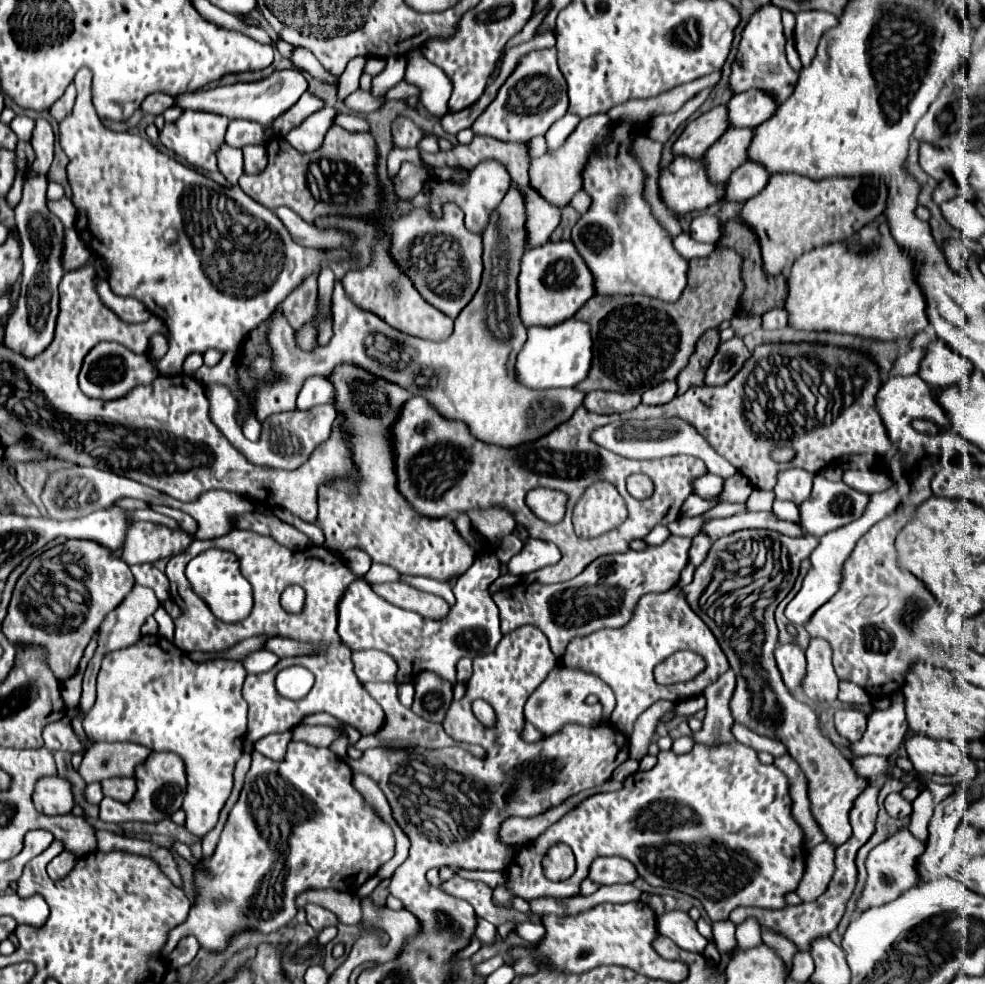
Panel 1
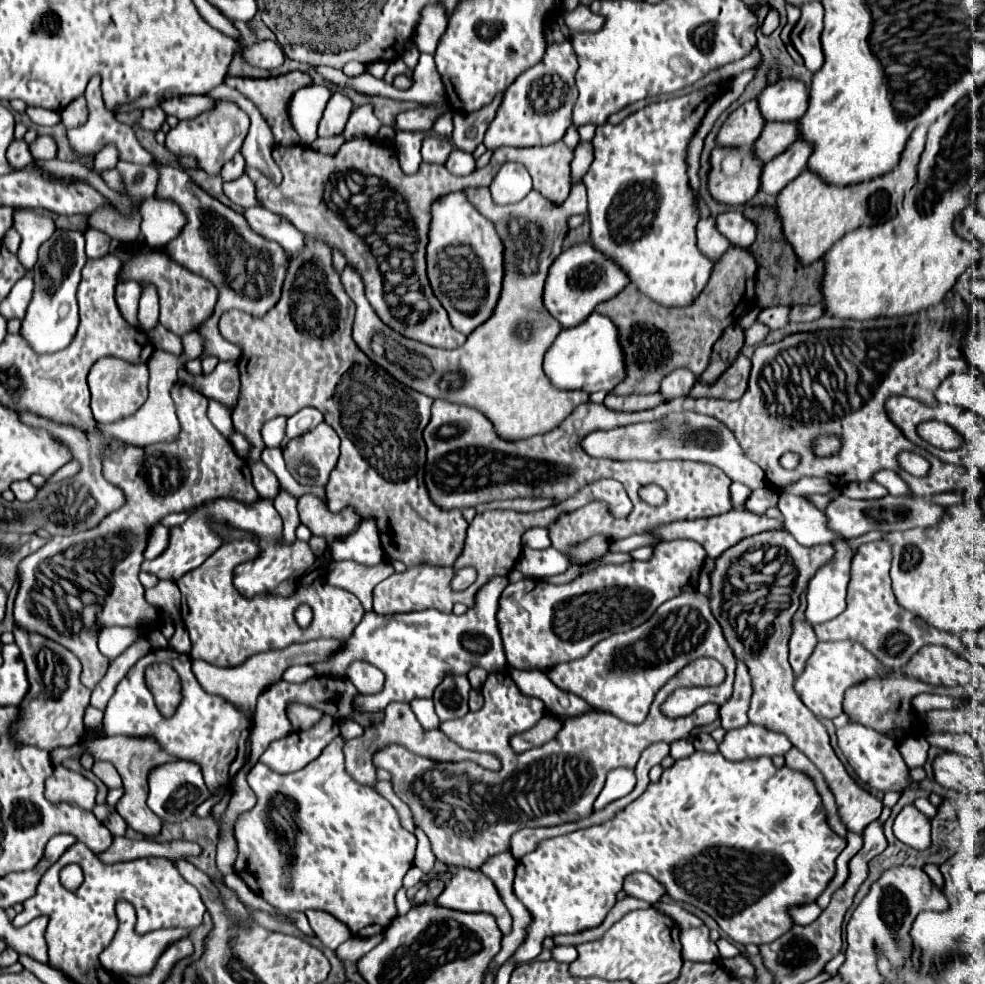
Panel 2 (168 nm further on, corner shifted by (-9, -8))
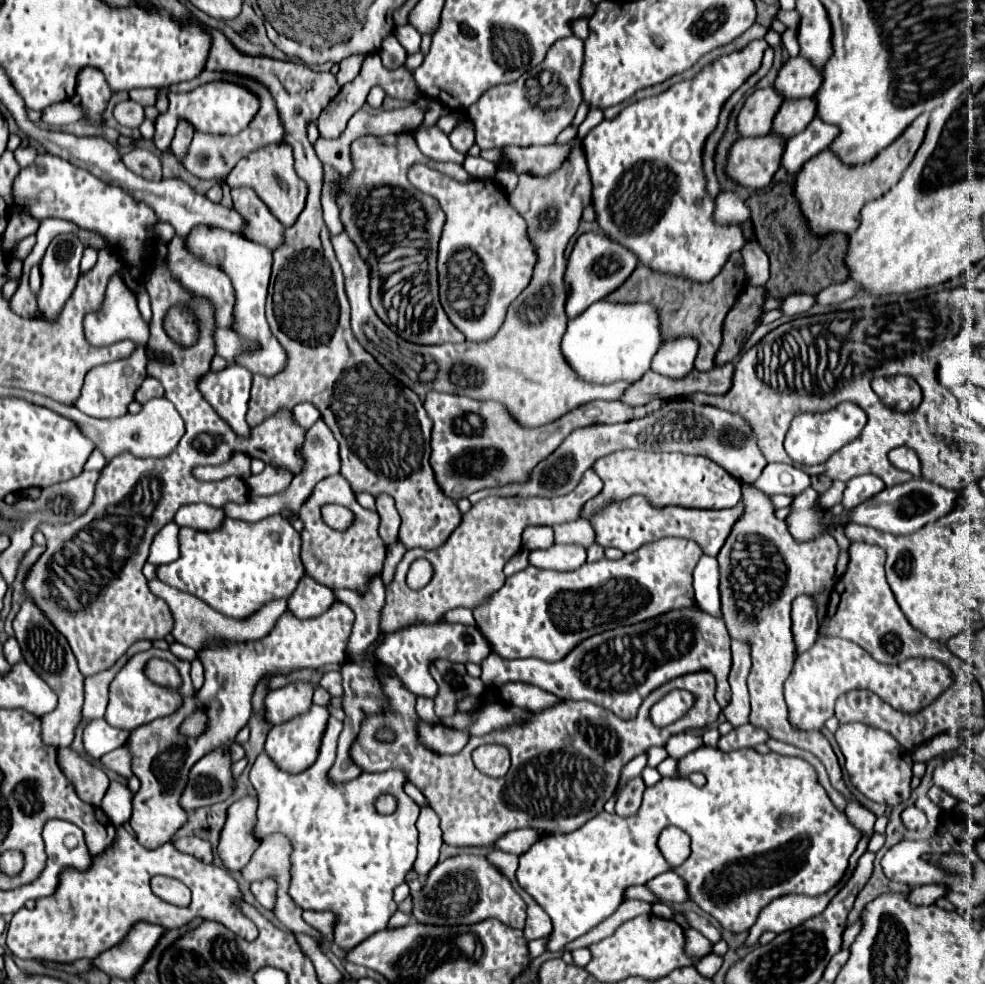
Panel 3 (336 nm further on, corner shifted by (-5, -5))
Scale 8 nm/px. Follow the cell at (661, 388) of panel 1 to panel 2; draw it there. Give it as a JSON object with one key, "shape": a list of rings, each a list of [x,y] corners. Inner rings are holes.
{"shape":[[[680,368],[664,378],[664,382],[660,386],[660,394],[662,394],[664,402],[670,402],[672,398],[686,398],[694,384],[696,384],[696,376],[690,370]]]}

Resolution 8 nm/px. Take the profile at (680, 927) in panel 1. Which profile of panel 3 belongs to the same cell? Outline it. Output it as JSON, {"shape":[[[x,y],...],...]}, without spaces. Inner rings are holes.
{"shape":[[[688,929],[684,931],[684,935],[686,935],[686,951],[694,959],[702,959],[712,951],[712,943],[704,939],[704,935],[700,935],[696,929]]]}

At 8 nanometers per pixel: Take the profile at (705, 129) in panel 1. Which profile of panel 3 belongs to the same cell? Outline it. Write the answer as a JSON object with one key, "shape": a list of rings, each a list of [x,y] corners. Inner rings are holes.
{"shape":[[[772,87],[756,89],[744,103],[740,111],[738,131],[742,137],[766,135],[772,129],[772,119],[782,105],[782,97]]]}

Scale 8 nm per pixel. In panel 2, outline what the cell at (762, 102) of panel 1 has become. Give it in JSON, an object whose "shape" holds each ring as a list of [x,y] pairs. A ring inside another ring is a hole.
{"shape":[[[784,78],[760,92],[758,108],[766,122],[796,122],[808,108],[808,88],[798,80]]]}

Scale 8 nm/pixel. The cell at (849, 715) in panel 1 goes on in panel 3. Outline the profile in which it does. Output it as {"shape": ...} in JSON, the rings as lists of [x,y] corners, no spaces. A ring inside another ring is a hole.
{"shape":[[[846,723],[840,725],[834,733],[836,741],[846,757],[846,771],[850,775],[850,783],[866,795],[874,803],[882,803],[894,807],[910,797],[910,779],[912,779],[912,757],[904,747],[892,739],[886,731],[880,731],[866,723]]]}

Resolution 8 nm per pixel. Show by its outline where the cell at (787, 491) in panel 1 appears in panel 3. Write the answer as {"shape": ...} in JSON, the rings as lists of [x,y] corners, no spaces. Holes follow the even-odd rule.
{"shape":[[[834,481],[832,487],[830,487],[824,495],[820,495],[820,505],[822,505],[824,509],[830,509],[832,505],[840,503],[840,501],[842,501],[842,493],[844,493],[844,487],[846,487],[844,481]]]}

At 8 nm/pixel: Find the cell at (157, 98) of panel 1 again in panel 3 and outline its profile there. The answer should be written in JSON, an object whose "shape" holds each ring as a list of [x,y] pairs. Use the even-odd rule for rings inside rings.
{"shape":[[[120,101],[116,107],[114,107],[114,119],[124,125],[124,127],[132,127],[136,129],[142,121],[144,121],[144,109],[134,103],[134,101]]]}

